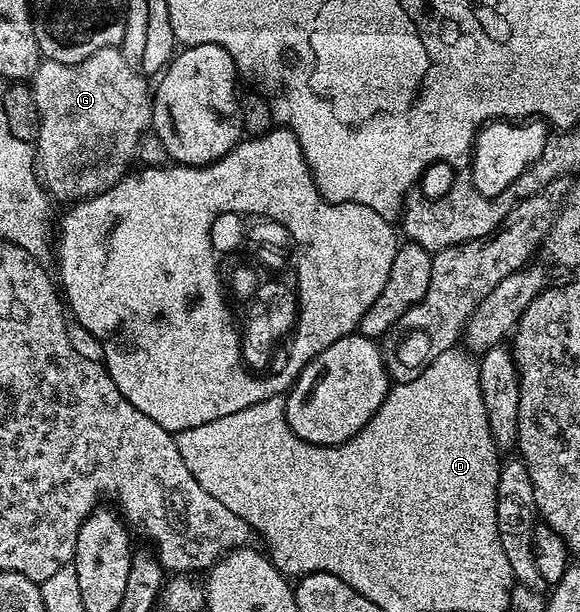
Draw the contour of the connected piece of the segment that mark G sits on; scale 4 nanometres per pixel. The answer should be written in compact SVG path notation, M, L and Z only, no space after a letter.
M112 48L102 50L93 56L86 58L83 62L77 64L61 64L50 60L40 61L33 81L30 83L33 96L37 100L39 109L39 141L37 143L37 153L35 156L35 173L39 176L39 184L52 199L66 204L82 202L84 198L93 198L97 194L105 193L109 188L113 188L122 178L128 177L129 169L127 165L136 161L139 152L139 143L143 136L152 129L153 126L153 94L147 90L148 79L136 67L128 64L123 55L122 49Z

